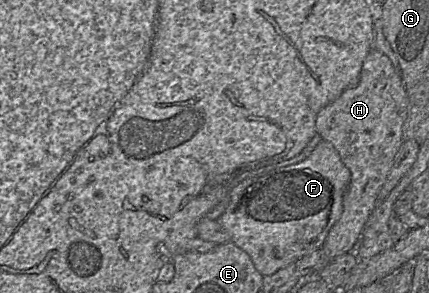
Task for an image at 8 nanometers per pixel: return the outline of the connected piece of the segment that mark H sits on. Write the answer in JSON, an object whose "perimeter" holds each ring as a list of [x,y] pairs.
{"perimeter":[[[372,48],[367,54],[360,73],[360,80],[354,87],[346,89],[337,99],[323,107],[317,114],[316,133],[323,140],[333,144],[344,165],[350,170],[351,179],[343,196],[343,211],[328,232],[320,250],[323,267],[337,256],[352,252],[355,243],[369,216],[377,206],[377,197],[391,170],[395,156],[403,143],[403,126],[409,110],[409,96],[403,84],[399,69],[395,68],[388,56]]]}

